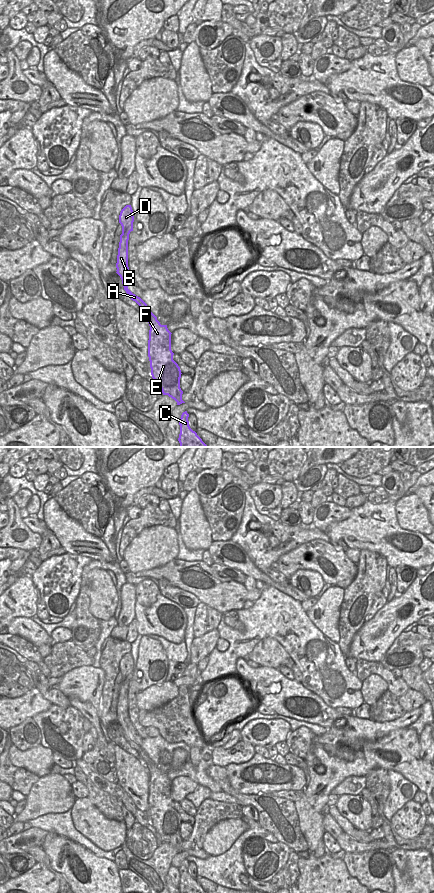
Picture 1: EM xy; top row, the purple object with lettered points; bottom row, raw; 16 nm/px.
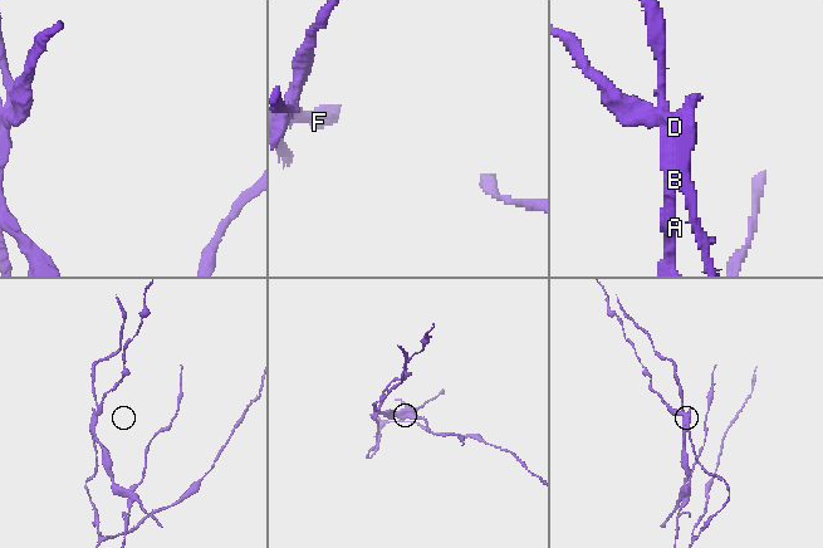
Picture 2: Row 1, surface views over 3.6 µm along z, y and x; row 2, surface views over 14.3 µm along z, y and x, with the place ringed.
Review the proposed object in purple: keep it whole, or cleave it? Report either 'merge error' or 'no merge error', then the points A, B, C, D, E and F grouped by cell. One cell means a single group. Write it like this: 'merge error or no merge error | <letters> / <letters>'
merge error | A B C E F / D

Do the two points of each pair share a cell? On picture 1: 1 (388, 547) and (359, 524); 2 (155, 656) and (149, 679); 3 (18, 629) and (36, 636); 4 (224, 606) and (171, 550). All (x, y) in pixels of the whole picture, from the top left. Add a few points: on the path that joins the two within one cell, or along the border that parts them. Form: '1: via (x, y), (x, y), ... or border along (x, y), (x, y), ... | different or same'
1: via (381, 540), (369, 528), (366, 528) | same
2: via (149, 659), (149, 673) | same
3: via (22, 629), (28, 629), (32, 632) | same
4: border along (175, 557), (163, 565), (154, 568) | different

